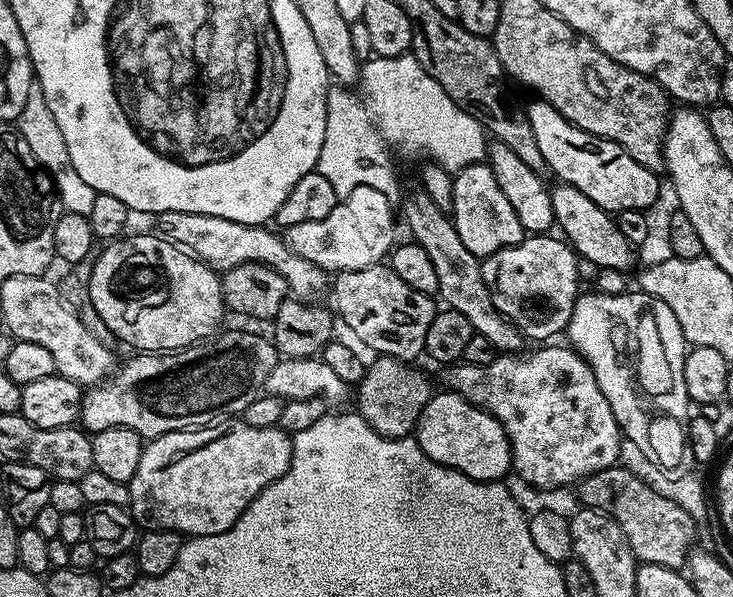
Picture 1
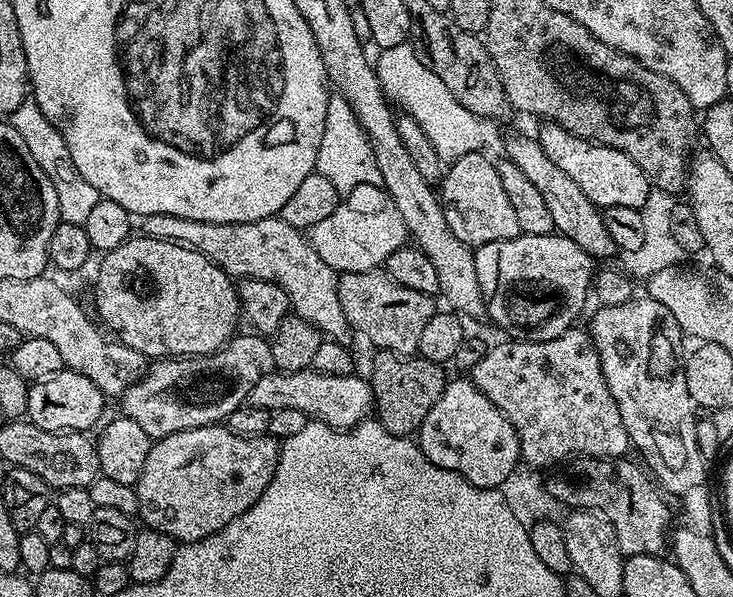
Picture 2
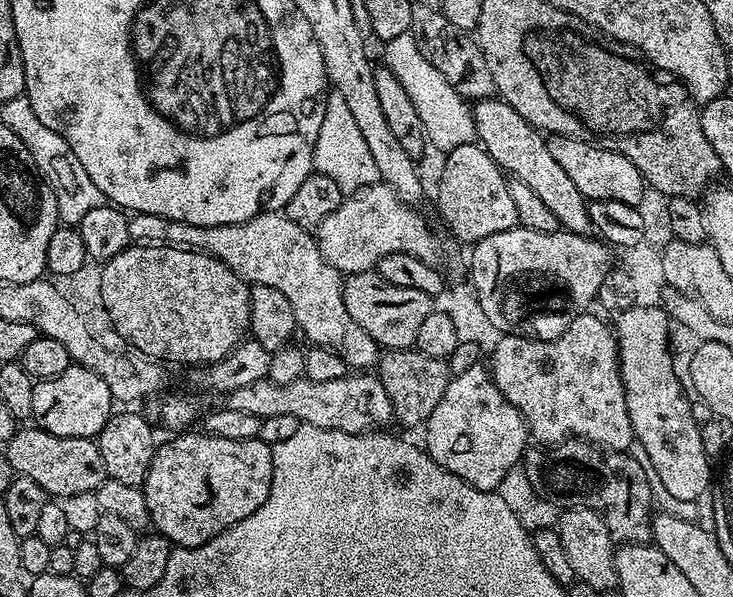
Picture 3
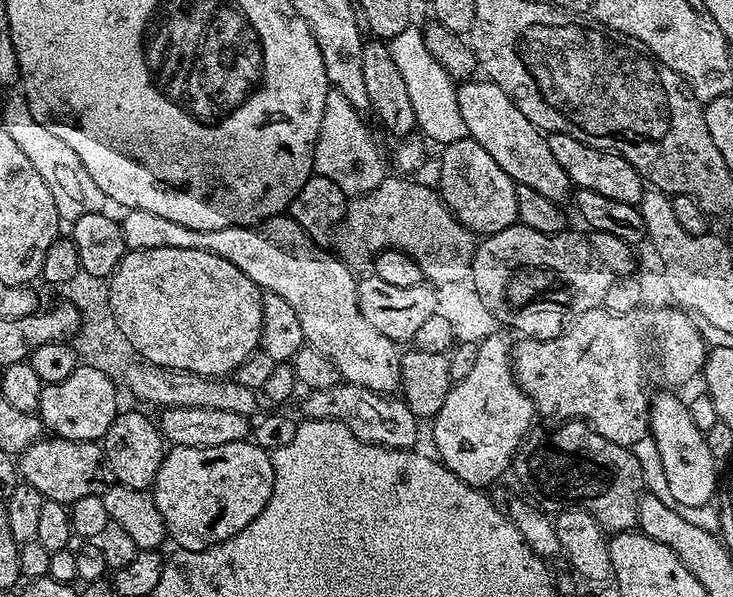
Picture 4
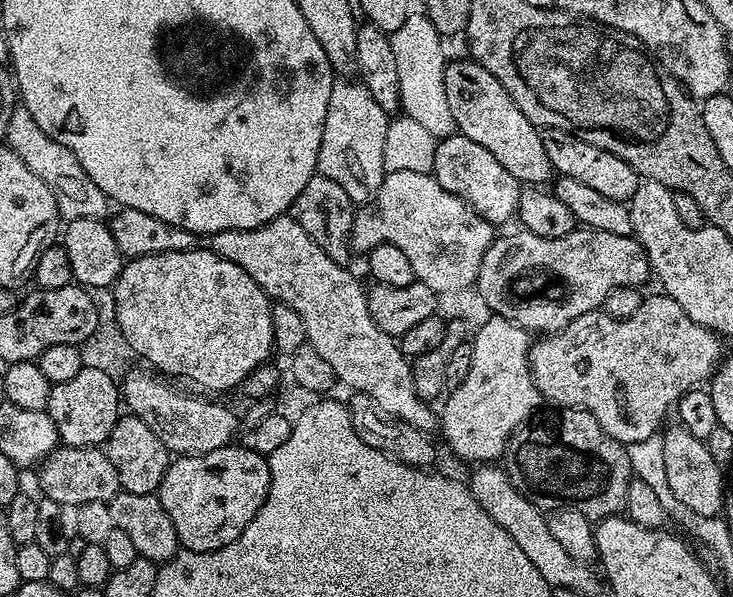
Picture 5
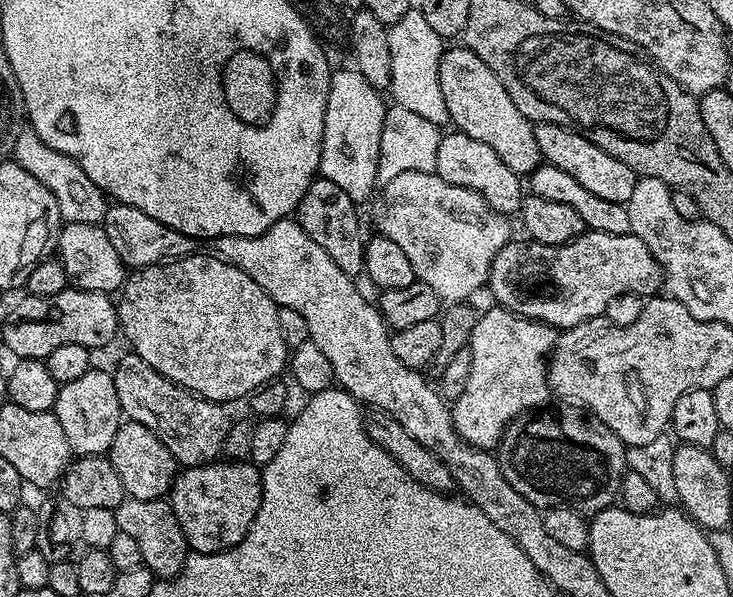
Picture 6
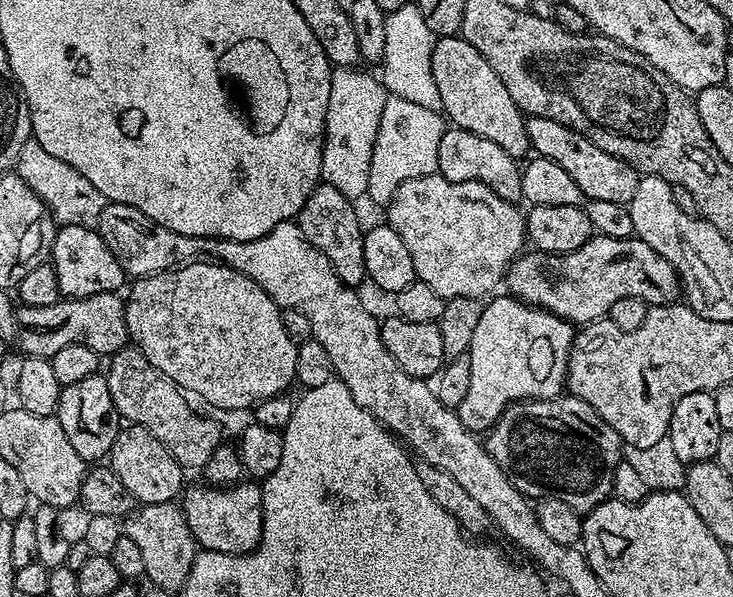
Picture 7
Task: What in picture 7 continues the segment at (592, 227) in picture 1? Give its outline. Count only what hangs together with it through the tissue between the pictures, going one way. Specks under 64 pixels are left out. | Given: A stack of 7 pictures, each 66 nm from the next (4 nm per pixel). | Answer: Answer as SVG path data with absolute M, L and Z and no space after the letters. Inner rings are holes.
M459 34L439 37L430 58L430 70L434 70L434 82L438 85L438 94L442 94L443 115L448 120L452 119L451 123L455 127L470 130L470 134L478 134L478 138L490 138L490 142L502 146L502 150L506 150L506 154L511 156L524 158L529 155L524 113L516 105L514 98L510 98L506 86L502 86L502 78L498 78L498 74L490 70L490 62L486 62L486 58L482 58L482 54L478 54L478 50L470 46L470 42L466 42Z

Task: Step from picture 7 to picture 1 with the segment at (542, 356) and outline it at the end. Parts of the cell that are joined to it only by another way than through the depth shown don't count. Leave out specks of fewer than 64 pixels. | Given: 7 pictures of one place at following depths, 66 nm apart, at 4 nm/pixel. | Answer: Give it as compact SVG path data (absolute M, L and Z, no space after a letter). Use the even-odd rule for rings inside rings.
M451 390L437 391L416 423L414 439L434 462L458 470L475 480L503 481L512 466L512 451L506 430L491 414L483 412Z

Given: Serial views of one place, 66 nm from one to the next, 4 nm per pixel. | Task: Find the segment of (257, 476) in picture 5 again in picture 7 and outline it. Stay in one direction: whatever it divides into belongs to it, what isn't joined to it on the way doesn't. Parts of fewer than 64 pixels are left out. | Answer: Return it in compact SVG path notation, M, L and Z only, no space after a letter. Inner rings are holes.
M256 482L246 483L235 483L231 487L189 487L183 493L184 517L190 526L190 534L194 534L197 545L203 551L245 556L260 544L260 535L264 529L261 485Z

